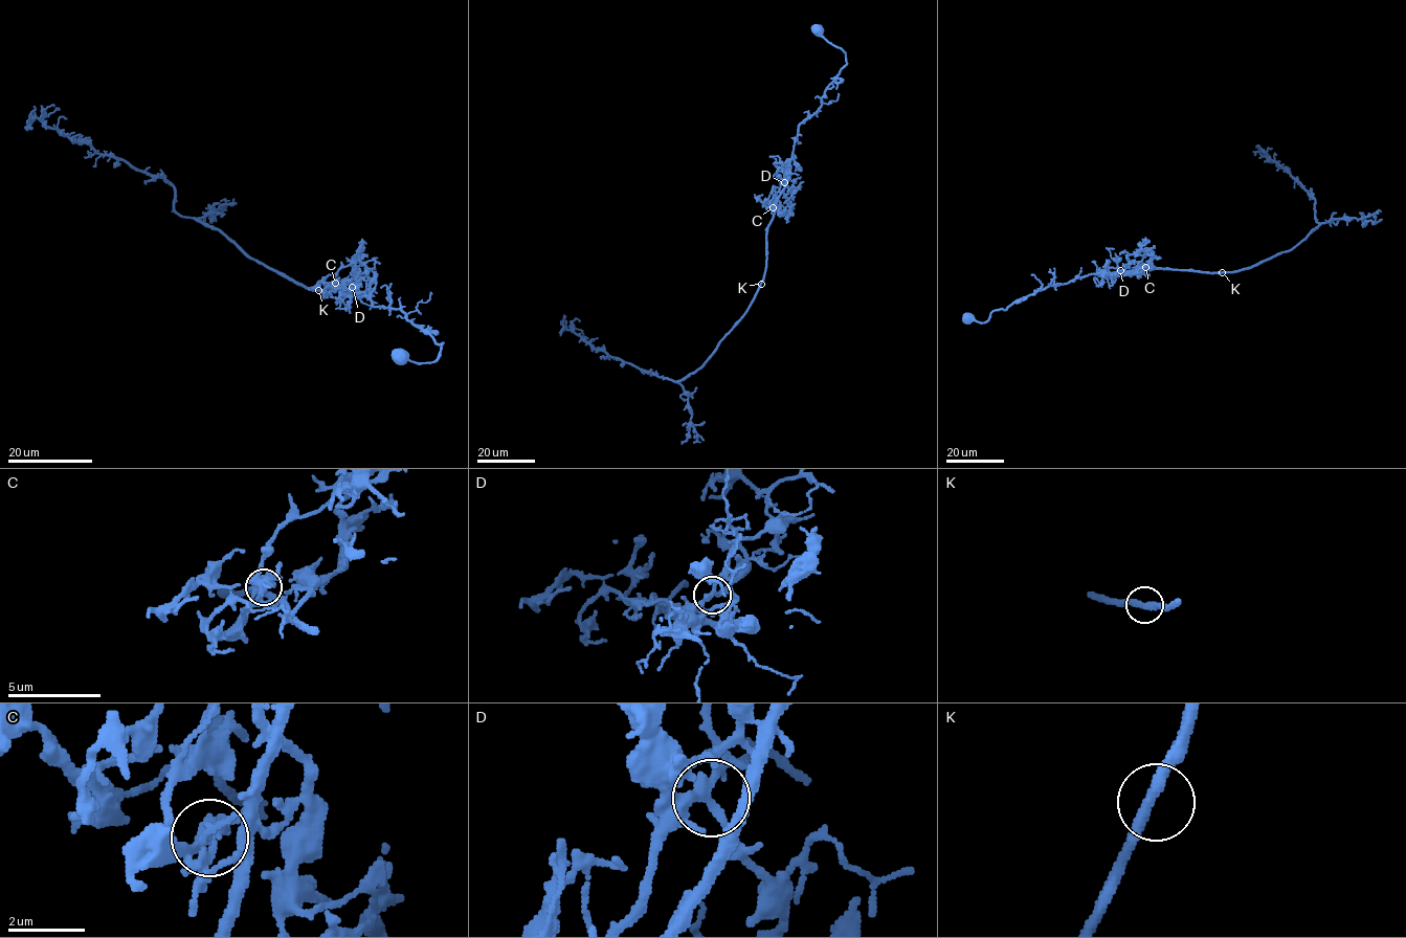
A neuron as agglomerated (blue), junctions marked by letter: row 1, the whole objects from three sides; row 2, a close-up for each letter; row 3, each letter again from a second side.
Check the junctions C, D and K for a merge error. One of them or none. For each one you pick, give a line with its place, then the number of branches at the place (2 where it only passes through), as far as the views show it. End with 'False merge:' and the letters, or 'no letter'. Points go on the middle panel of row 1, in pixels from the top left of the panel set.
C: (773, 207) | 2
False merge: C

